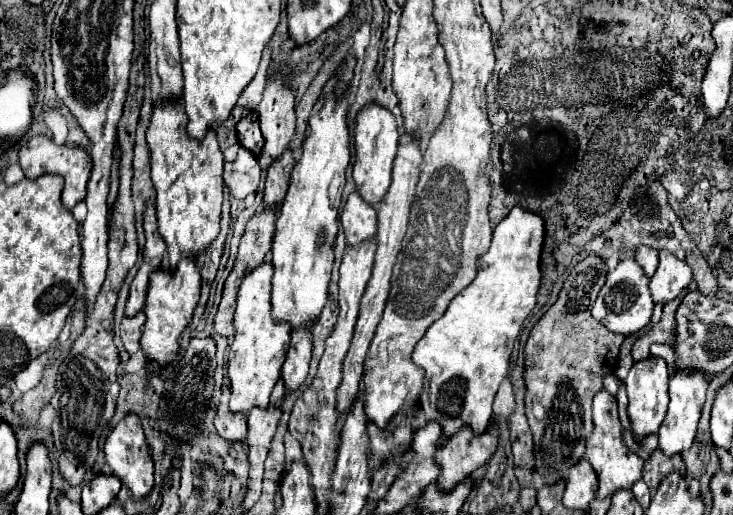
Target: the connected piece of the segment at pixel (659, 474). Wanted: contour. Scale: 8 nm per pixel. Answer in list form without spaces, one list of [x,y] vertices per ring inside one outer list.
[[[654,450],[650,460],[646,460],[646,464],[644,464],[644,482],[648,484],[650,492],[656,492],[660,480],[664,476],[668,476],[670,472],[680,472],[680,474],[686,472],[682,458],[680,456],[668,458],[660,450]]]

